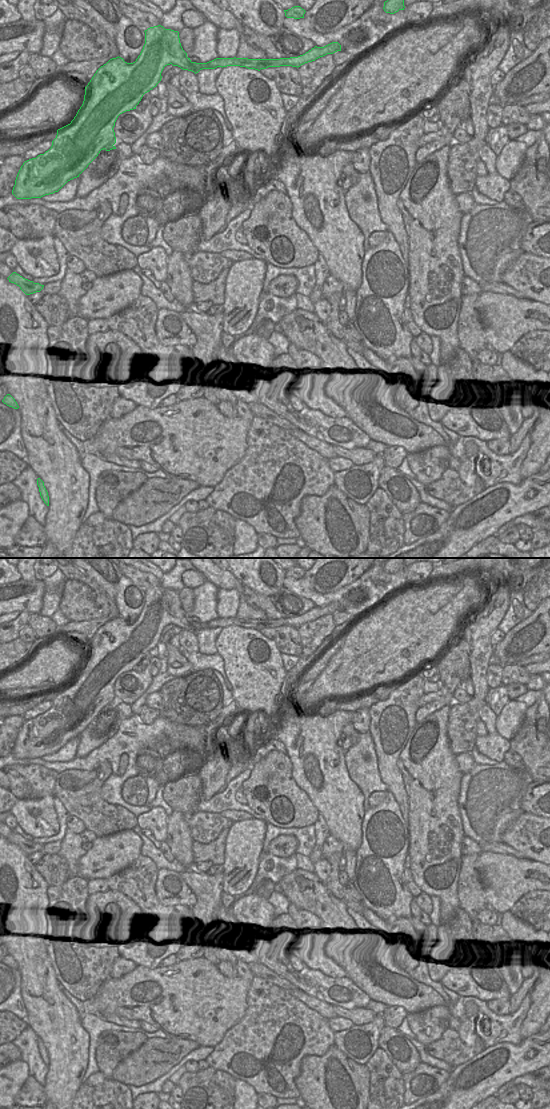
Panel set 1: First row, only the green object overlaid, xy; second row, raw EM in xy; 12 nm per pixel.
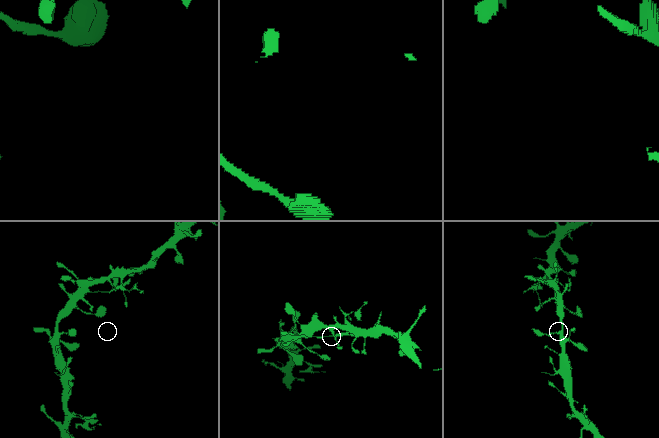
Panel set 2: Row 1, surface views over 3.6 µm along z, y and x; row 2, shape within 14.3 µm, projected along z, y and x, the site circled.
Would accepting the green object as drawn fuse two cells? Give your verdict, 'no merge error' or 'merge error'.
no merge error

